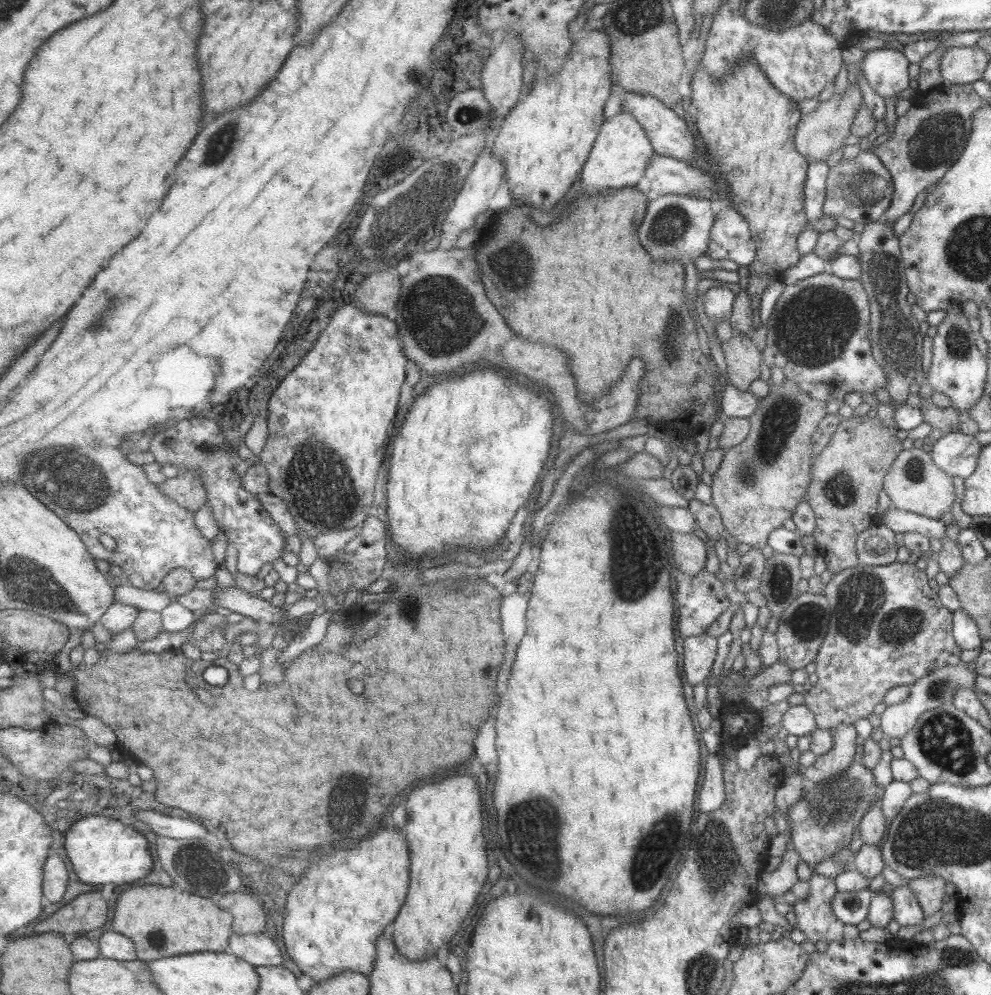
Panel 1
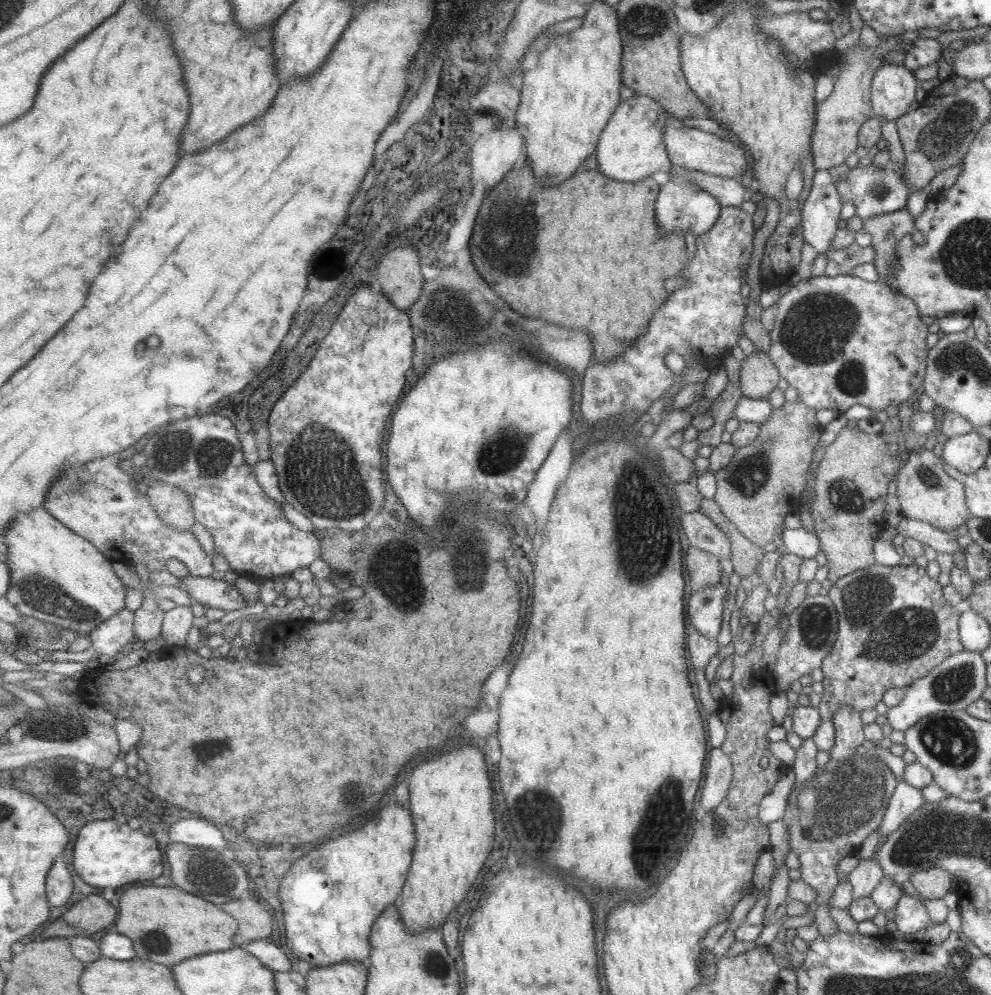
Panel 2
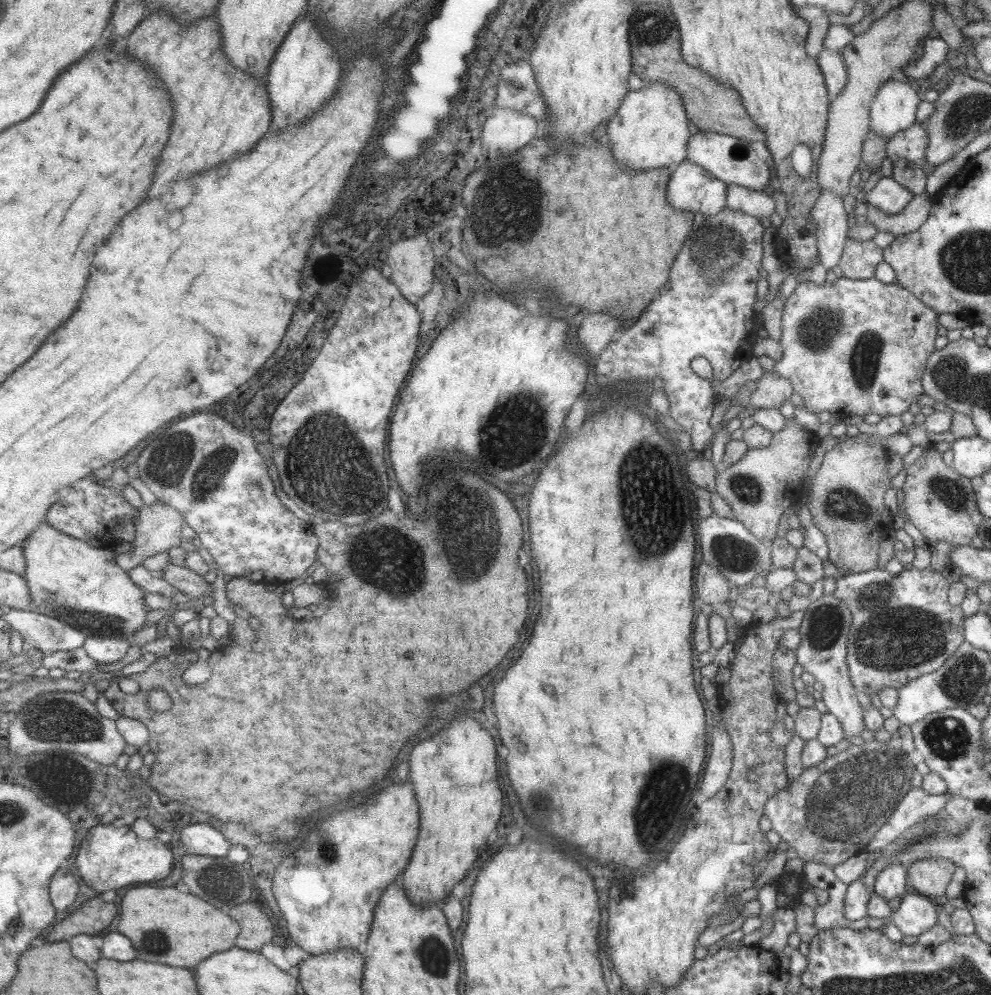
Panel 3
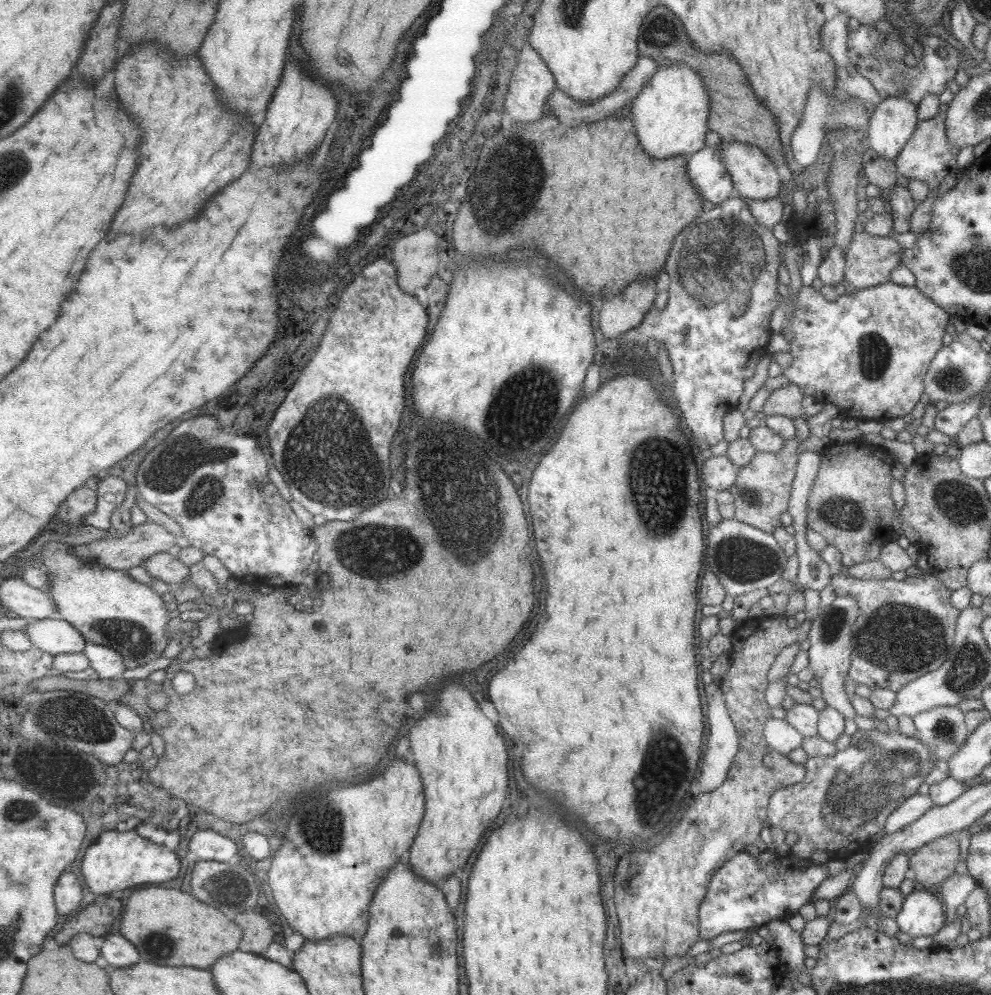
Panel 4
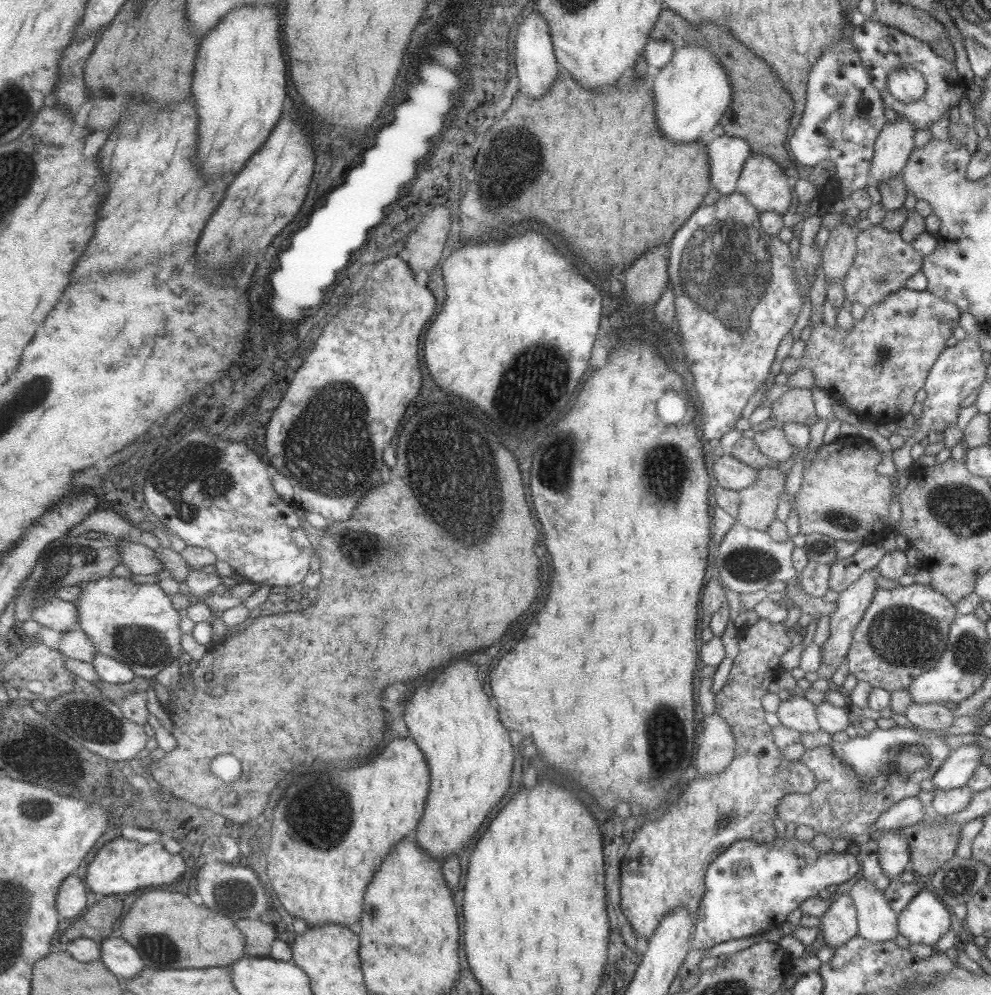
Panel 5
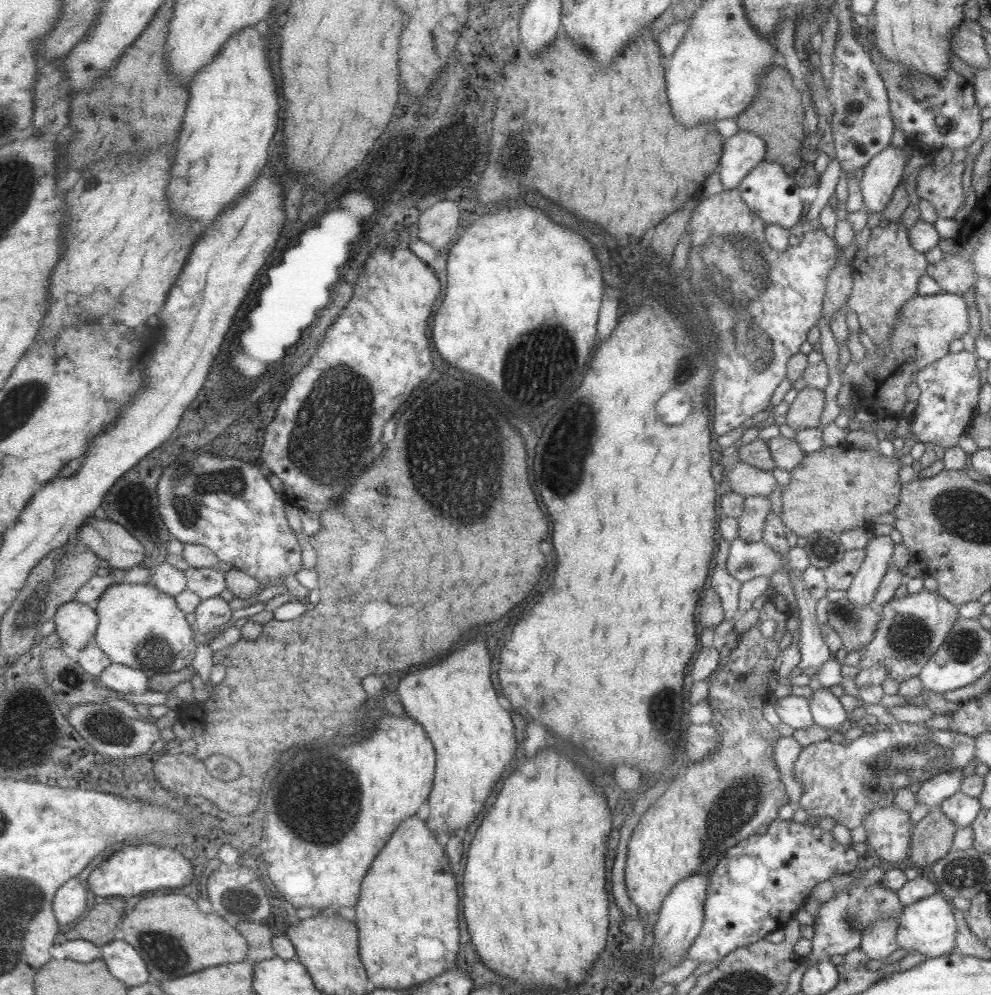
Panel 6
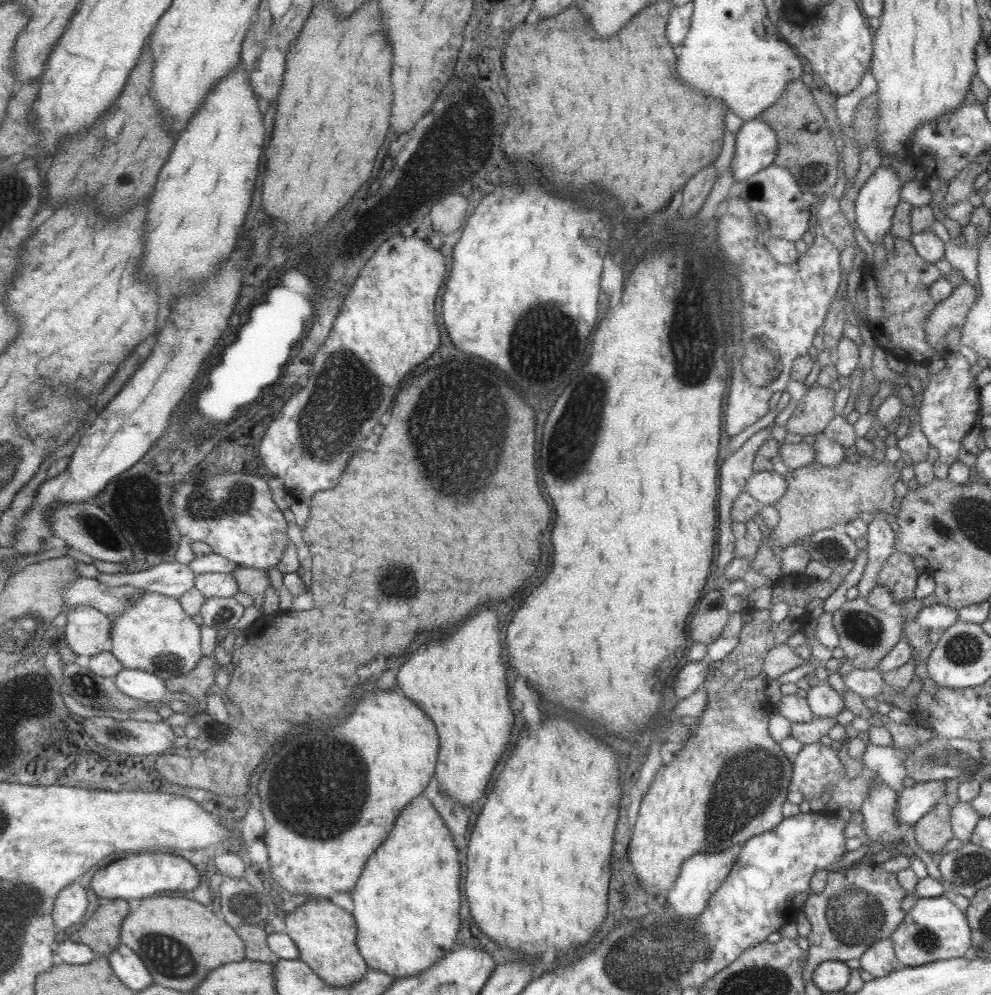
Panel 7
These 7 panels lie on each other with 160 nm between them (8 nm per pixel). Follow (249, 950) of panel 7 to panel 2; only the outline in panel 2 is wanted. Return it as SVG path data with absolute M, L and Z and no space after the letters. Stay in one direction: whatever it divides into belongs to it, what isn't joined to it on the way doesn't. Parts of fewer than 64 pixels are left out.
M253 898L227 902L223 908L229 914L233 914L240 923L240 928L234 939L237 947L267 938L275 928L275 918L271 916L271 912L265 910L265 906Z

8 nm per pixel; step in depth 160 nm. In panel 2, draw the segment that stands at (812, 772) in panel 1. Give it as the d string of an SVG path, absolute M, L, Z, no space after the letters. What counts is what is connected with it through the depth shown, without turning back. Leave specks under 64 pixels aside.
M843 707L830 718L833 723L834 743L828 750L830 760L841 760L855 752L855 748L864 741L864 724L859 713L851 707Z

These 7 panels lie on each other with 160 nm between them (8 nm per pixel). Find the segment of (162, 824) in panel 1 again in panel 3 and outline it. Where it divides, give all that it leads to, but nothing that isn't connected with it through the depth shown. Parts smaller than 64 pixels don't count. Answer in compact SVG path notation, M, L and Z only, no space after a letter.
M189 824L181 838L185 838L185 846L189 853L212 857L227 857L231 850L231 842L225 838L225 834L211 824Z

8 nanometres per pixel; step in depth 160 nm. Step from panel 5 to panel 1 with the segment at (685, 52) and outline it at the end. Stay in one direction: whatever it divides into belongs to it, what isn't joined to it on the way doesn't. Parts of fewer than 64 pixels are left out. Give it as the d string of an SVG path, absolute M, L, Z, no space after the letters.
M626 112L604 120L580 172L582 194L598 194L602 190L634 187L644 175L648 158L655 153L639 123Z

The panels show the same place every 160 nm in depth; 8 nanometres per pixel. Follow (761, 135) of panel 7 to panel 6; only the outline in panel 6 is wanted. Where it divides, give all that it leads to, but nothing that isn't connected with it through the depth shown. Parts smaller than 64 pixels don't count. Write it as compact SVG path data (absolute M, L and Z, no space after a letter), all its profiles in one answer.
M745 130L724 140L722 147L717 171L725 190L737 187L749 170L763 161L766 149L761 138Z

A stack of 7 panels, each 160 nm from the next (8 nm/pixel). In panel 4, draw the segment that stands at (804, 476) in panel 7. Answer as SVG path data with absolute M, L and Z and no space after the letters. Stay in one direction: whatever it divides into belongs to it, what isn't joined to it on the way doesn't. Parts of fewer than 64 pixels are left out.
M861 438L853 441L830 443L819 453L818 473L813 480L807 499L806 526L820 534L827 545L834 546L841 553L841 564L845 568L861 562L878 559L881 547L891 537L894 502L891 499L890 483L895 460L885 450L871 446Z

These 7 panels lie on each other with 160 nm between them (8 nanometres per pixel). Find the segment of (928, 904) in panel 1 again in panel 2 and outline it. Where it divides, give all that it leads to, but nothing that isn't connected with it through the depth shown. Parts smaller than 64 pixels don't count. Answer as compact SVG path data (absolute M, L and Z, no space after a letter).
M928 868L927 870L919 870L912 875L910 875L910 883L913 885L913 888L915 888L915 895L919 897L921 900L936 900L936 899L942 899L945 894L947 894L949 888L951 886L949 883L954 878L942 868Z

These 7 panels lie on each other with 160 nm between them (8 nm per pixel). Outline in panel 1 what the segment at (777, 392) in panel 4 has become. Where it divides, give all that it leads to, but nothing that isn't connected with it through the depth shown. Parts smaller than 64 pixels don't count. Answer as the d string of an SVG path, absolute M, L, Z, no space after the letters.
M733 332L731 338L720 343L720 348L726 364L727 382L739 390L749 390L750 382L758 379L761 351L741 332Z

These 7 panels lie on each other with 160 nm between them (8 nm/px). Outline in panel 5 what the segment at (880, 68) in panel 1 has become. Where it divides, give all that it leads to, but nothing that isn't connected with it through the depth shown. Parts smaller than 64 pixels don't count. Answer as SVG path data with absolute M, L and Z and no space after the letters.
M897 113L896 119L887 121L874 140L874 153L869 176L873 186L899 174L909 153L914 149L911 123Z

